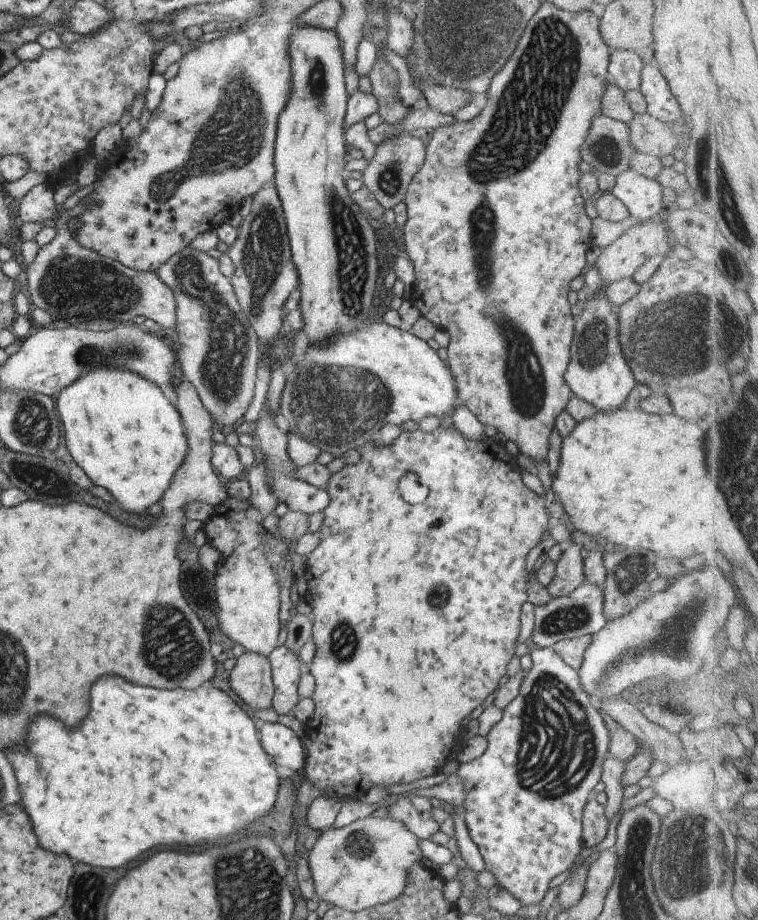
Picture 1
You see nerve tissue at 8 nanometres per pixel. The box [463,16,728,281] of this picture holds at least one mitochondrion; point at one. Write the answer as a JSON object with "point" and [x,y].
{"point":[715,139]}

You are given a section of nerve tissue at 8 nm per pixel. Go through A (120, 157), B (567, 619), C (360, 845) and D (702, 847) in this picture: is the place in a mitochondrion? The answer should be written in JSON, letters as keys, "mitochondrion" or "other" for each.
{"A":"other","B":"mitochondrion","C":"mitochondrion","D":"mitochondrion"}

